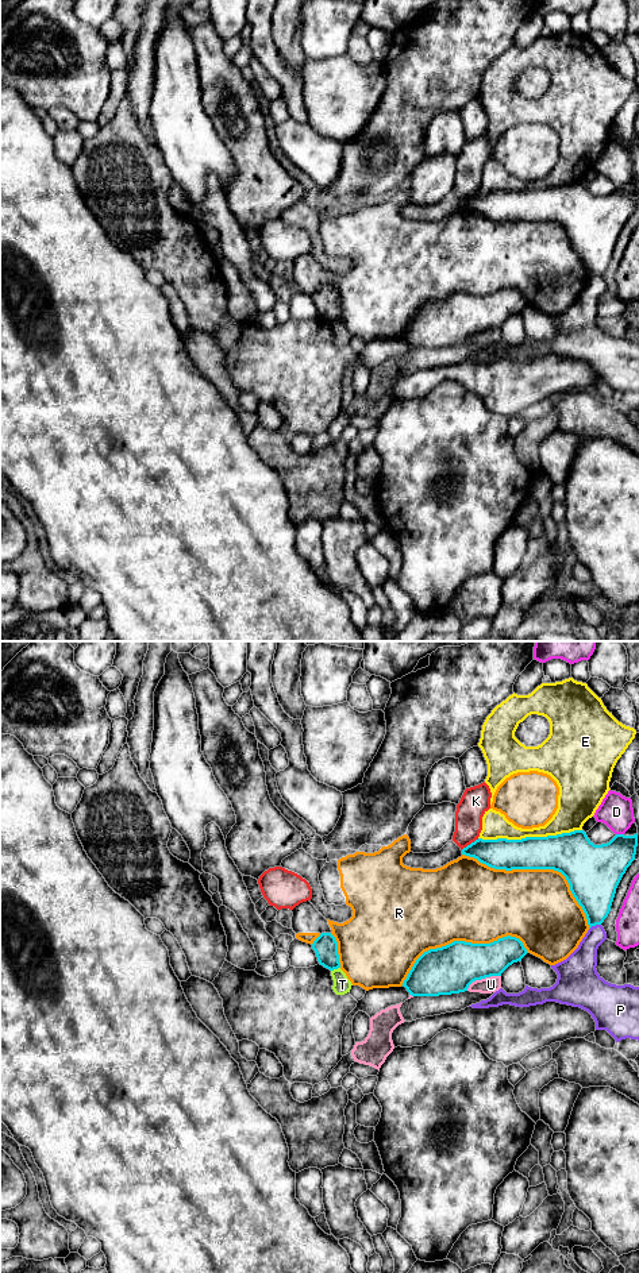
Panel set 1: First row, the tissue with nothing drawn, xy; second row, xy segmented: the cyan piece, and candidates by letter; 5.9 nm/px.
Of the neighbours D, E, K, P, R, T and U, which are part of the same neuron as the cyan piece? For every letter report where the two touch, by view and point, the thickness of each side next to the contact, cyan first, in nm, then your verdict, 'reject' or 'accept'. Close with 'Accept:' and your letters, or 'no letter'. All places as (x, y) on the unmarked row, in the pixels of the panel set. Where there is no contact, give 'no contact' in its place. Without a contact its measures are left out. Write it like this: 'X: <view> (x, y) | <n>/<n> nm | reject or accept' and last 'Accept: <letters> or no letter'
D: xy (620, 186) | 300/200 nm | reject
E: xy (530, 189) | 240/160 nm | reject
K: xy (470, 196) | 190/170 nm | reject
P: xy (595, 277) | 280/180 nm | reject
R: xy (539, 220) | 260/440 nm | reject
T: xy (335, 320) | 140/100 nm | reject
U: xy (482, 330) | 280/100 nm | reject
Accept: no letter

